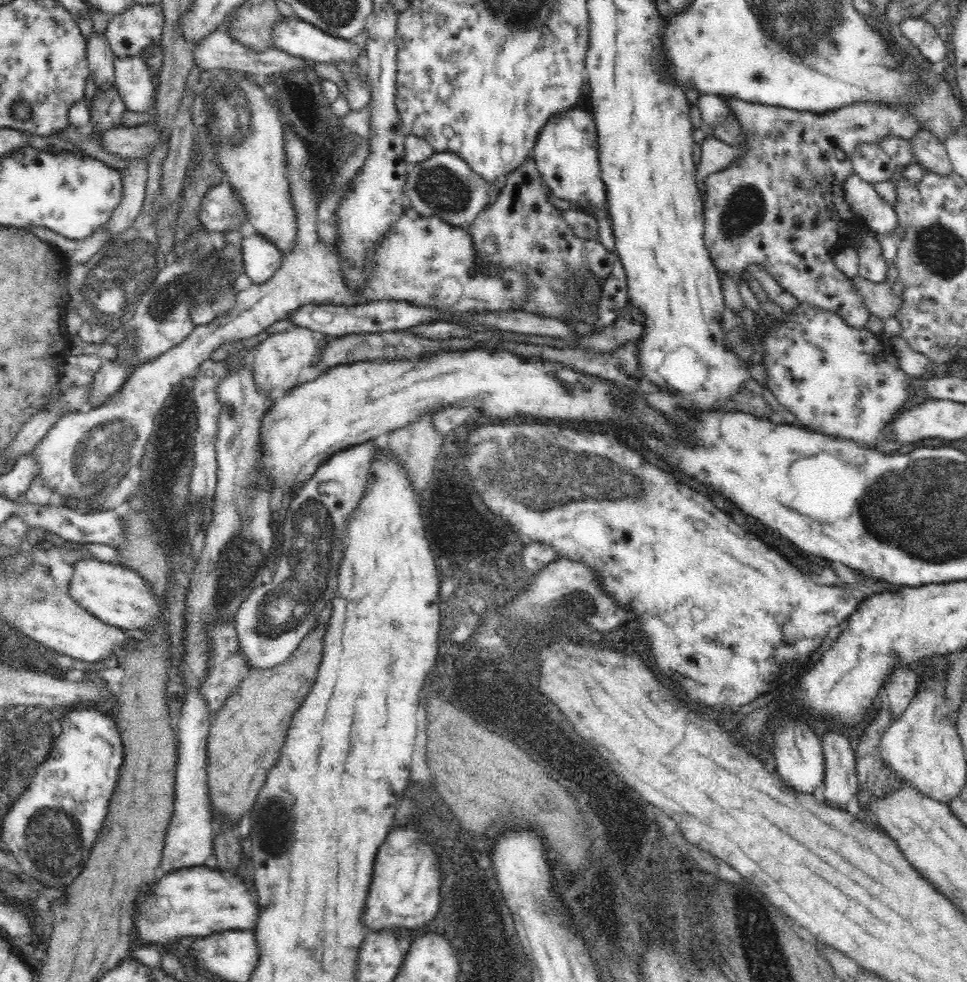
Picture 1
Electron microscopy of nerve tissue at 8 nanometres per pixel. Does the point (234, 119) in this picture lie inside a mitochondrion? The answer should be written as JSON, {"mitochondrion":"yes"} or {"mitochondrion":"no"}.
{"mitochondrion":"yes"}

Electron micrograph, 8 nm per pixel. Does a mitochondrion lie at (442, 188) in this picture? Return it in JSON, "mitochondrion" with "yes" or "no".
{"mitochondrion":"yes"}

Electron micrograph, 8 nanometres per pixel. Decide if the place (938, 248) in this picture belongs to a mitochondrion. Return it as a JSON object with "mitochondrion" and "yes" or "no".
{"mitochondrion":"yes"}

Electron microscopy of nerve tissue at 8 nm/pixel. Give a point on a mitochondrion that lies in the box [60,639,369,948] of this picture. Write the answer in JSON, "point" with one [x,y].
{"point":[273,827]}

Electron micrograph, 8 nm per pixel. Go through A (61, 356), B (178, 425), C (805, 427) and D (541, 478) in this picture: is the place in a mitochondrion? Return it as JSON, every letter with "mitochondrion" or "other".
{"A":"other","B":"other","C":"other","D":"mitochondrion"}

